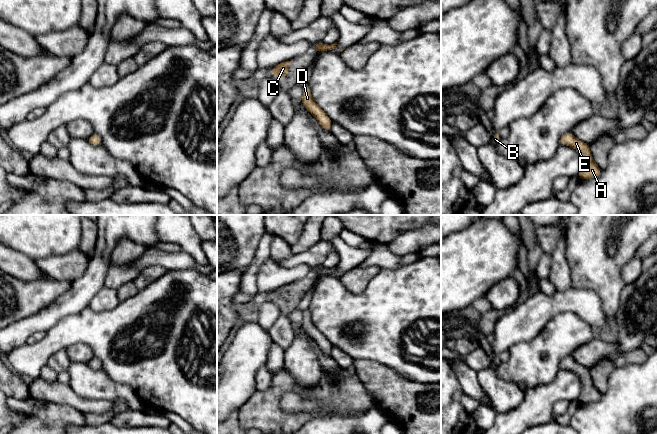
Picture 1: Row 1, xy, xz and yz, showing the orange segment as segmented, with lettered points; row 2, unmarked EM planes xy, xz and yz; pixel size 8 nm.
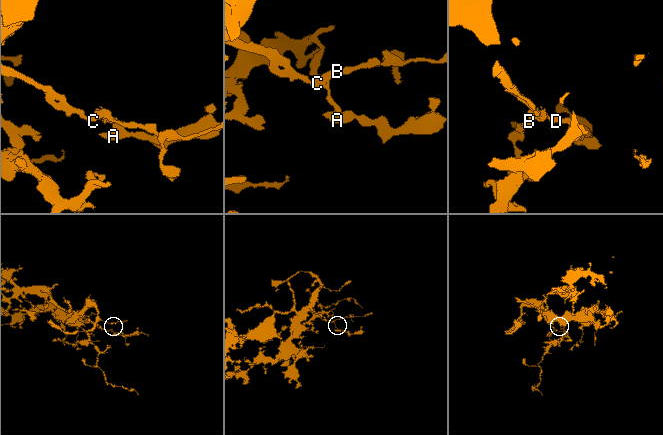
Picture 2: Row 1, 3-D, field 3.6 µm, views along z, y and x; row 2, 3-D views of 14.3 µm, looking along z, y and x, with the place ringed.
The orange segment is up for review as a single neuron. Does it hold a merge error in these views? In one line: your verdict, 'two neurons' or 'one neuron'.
one neuron

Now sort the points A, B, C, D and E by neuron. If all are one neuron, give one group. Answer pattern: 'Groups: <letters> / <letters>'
Groups: A B C D E

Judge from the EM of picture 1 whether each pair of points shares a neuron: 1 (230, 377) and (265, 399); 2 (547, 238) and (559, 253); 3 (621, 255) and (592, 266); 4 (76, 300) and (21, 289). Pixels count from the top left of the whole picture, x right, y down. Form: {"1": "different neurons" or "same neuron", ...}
{"1": "different neurons", "2": "different neurons", "3": "same neuron", "4": "different neurons"}

